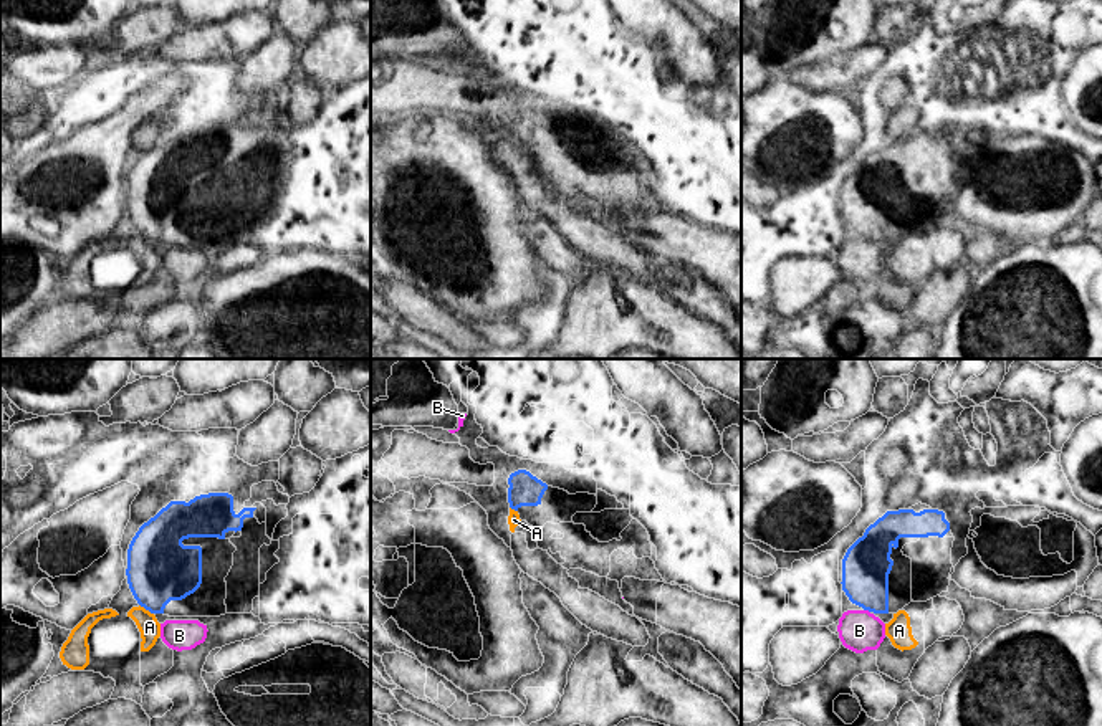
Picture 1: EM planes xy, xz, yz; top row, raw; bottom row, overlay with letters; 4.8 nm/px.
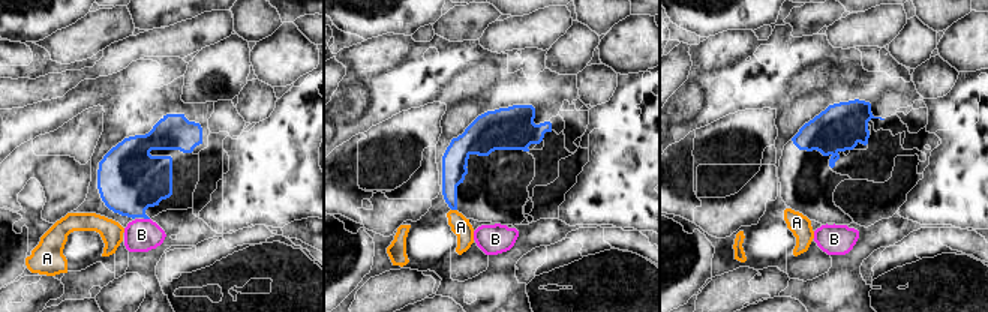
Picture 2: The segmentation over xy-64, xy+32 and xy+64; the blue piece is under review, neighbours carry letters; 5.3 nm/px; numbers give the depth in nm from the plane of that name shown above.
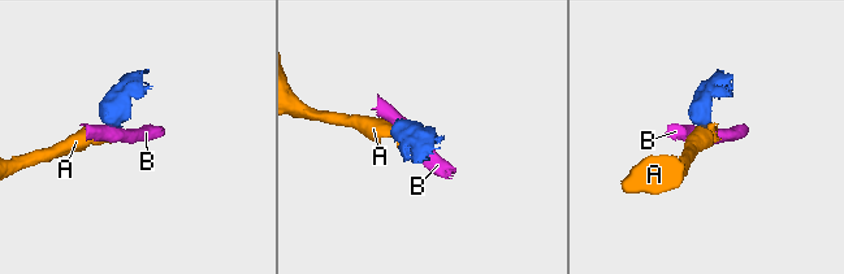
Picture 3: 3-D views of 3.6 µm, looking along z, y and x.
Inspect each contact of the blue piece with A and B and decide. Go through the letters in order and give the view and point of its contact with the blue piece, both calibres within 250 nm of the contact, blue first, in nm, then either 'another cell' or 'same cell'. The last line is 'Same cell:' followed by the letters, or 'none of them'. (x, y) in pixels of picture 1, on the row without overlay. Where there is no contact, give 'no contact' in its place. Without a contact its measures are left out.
A: contact xy (146, 238); calibres 320 and 100 nm; another cell
B: contact yz (867, 238); calibres 240 and 200 nm; another cell
Same cell: none of them

